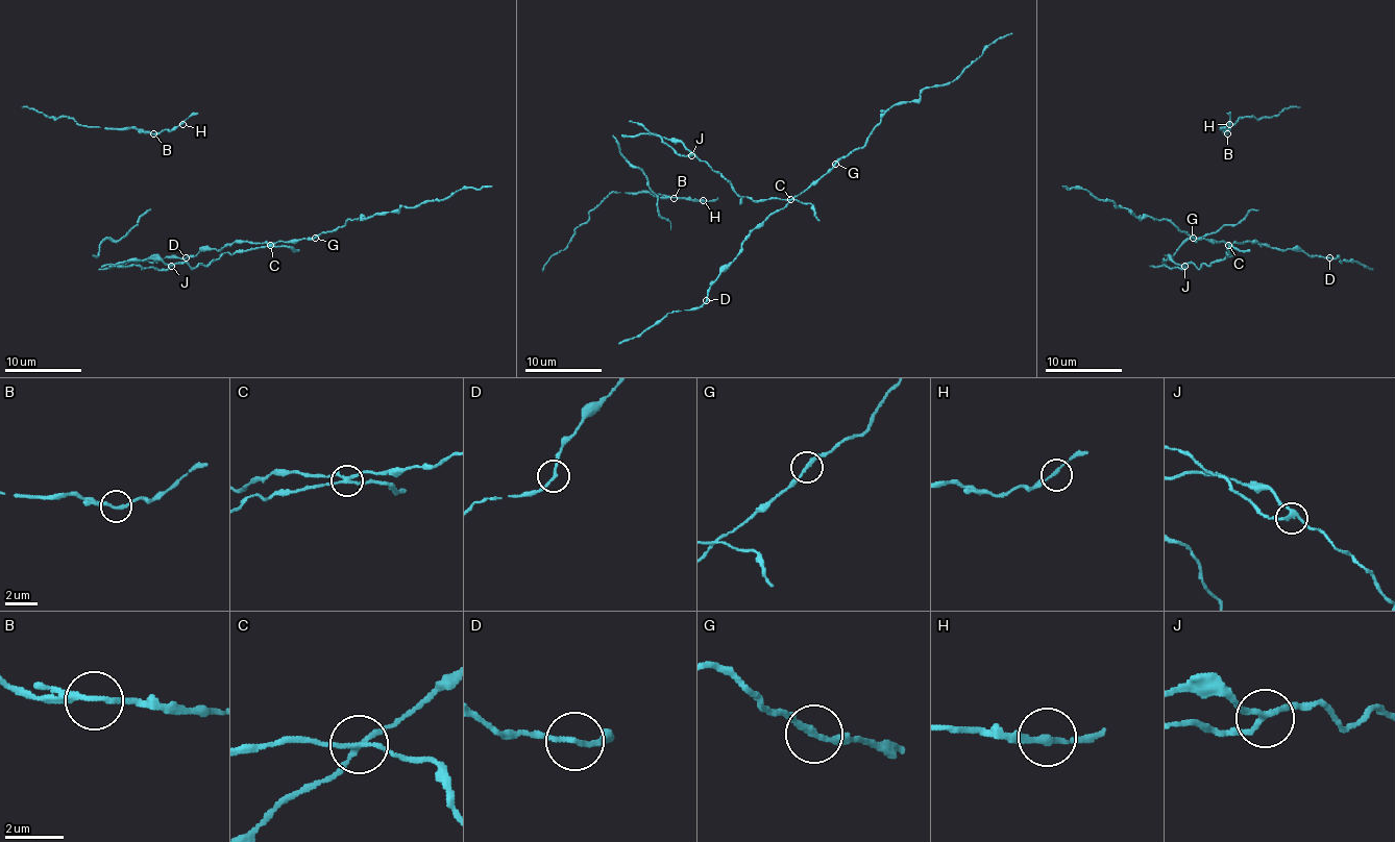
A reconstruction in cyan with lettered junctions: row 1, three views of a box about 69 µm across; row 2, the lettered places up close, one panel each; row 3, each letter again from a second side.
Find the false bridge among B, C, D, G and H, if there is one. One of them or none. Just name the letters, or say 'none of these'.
C

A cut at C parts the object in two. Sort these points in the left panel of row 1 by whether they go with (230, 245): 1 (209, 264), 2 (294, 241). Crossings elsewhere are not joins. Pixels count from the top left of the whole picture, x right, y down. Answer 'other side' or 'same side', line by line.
1: other side
2: same side

